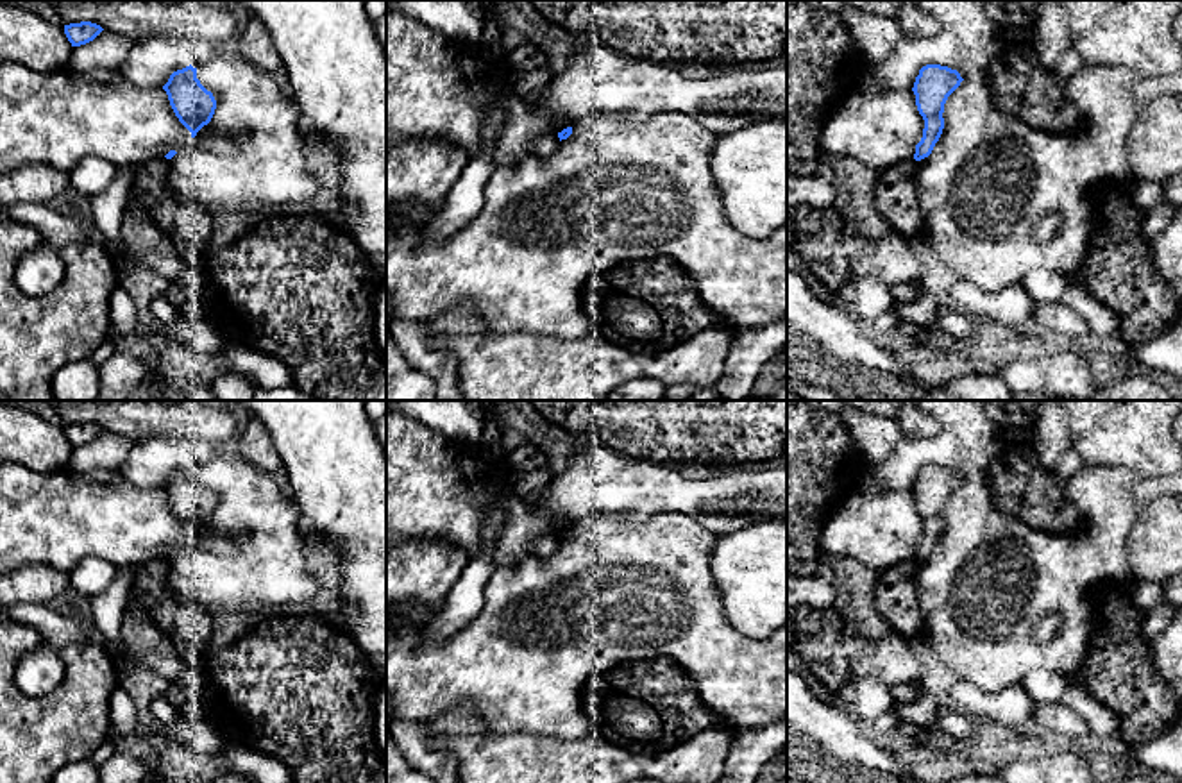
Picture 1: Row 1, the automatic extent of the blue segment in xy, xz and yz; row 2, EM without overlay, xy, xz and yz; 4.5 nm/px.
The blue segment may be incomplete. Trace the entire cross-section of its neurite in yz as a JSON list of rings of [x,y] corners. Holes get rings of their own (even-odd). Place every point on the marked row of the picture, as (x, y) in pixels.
[[[926,64],[914,82],[916,105],[924,120],[923,138],[916,145],[914,159],[928,157],[944,129],[944,104],[964,79],[957,70],[941,64]]]

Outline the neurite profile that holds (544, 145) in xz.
[[[558,134],[538,136],[529,145],[531,154],[540,156],[540,157],[549,157],[551,154],[558,150],[558,147],[560,147]]]

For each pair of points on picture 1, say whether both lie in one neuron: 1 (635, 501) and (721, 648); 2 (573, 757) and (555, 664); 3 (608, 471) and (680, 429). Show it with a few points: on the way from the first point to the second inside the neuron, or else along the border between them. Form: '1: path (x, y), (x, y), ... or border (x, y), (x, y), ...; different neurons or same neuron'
1: border (603, 517), (628, 524), (658, 512), (689, 517); different neurons
2: border (528, 733), (555, 739), (587, 739), (594, 735); different neurons
3: border (635, 458), (675, 467); different neurons

